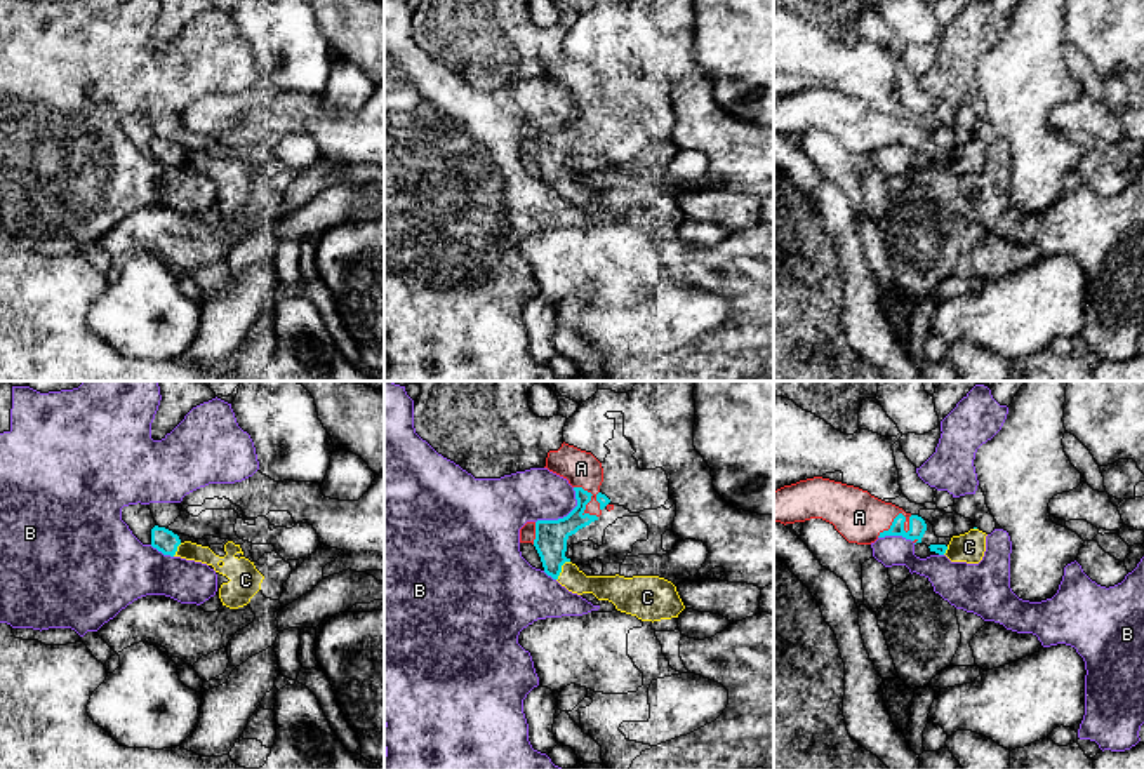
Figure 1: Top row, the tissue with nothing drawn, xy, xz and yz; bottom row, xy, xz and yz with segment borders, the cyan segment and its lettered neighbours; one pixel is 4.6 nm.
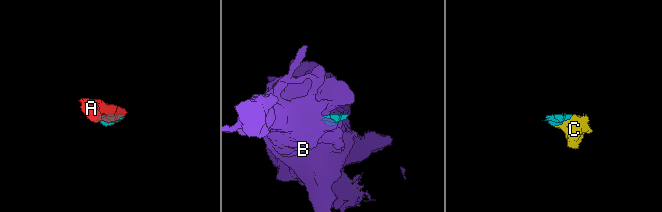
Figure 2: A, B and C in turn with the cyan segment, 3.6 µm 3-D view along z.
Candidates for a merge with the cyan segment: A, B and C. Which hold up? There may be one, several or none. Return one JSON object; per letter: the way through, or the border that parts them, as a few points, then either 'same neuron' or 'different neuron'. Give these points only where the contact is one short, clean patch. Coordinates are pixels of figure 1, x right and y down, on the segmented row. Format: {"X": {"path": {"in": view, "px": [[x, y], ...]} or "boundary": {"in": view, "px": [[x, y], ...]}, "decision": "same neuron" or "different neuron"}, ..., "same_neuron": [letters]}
{"A": {"decision": "same neuron"}, "B": {"decision": "different neuron"}, "C": {"path": {"in": "xz", "px": [[552, 536], [552, 555], [560, 569], [579, 583], [611, 588]]}, "decision": "same neuron"}, "same_neuron": ["A", "C"]}

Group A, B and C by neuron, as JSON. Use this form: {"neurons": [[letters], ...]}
{"neurons": [["A", "C"], ["B"]]}

